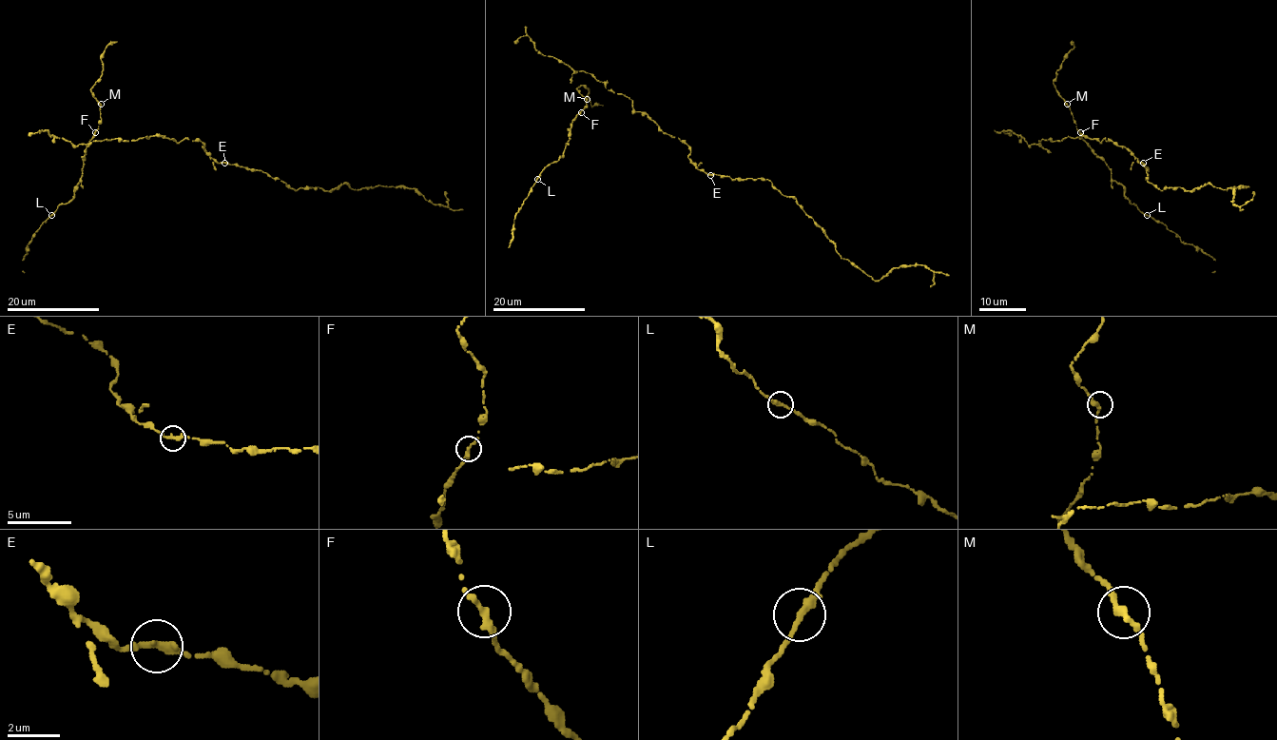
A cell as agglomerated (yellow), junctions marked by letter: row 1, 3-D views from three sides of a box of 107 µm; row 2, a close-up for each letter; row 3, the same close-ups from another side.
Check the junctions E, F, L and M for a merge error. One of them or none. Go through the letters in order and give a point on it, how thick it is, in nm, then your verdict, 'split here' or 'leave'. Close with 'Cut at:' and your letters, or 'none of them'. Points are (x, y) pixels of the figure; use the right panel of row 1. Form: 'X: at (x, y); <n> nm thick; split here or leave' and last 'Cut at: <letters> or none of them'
E: at (1143, 163); 280 nm thick; leave
F: at (1080, 132); 280 nm thick; leave
L: at (1147, 215); 280 nm thick; leave
M: at (1067, 104); 280 nm thick; leave
Cut at: none of them

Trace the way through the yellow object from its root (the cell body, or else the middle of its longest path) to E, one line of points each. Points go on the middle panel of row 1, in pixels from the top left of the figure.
E: (671, 136), (688, 147), (688, 159), (692, 164), (710, 175)

